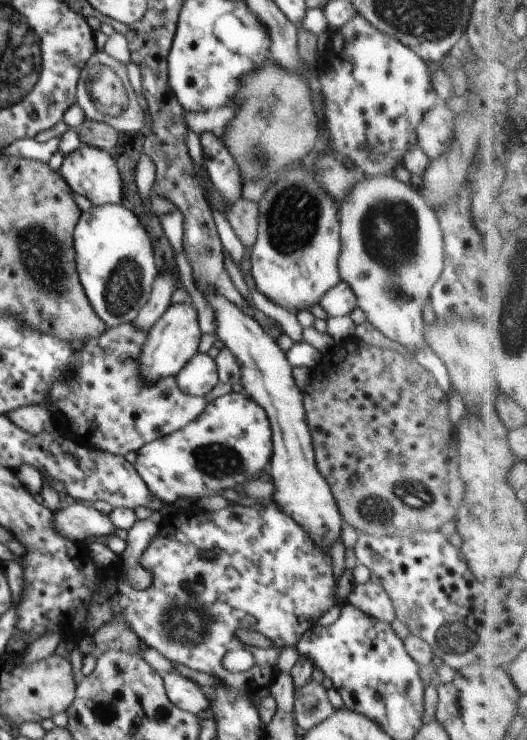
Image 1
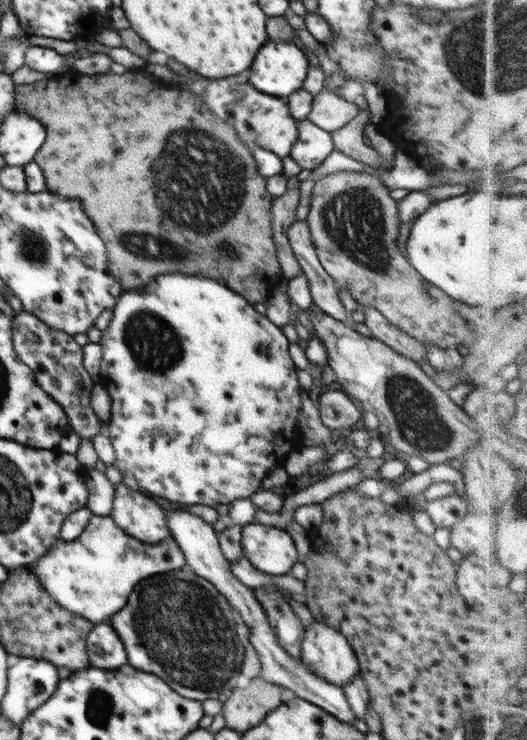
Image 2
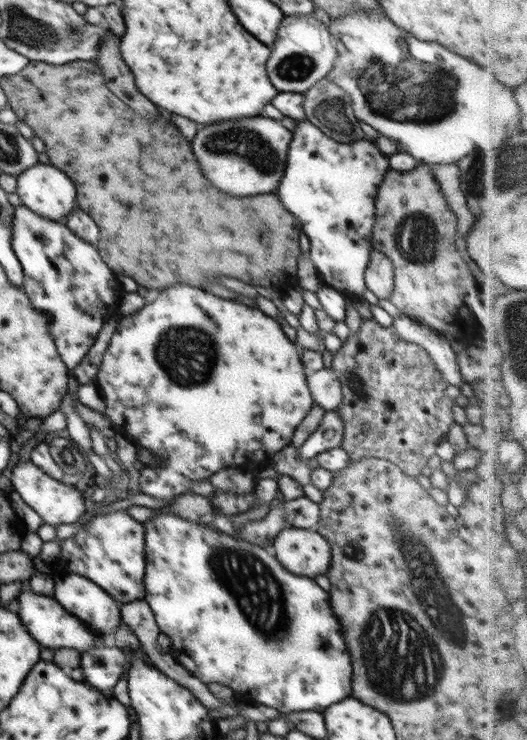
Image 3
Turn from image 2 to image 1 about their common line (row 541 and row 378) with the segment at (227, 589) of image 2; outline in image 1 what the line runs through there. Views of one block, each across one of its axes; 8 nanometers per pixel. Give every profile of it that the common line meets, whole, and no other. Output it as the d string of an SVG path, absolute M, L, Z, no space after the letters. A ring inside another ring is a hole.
M196 353L176 375L179 388L195 397L204 397L218 382L216 361L208 353Z

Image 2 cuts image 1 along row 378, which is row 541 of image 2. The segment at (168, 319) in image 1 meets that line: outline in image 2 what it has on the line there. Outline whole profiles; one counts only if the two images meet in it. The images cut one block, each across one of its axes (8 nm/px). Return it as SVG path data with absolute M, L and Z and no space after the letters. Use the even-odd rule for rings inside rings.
M123 482L115 486L109 515L124 532L143 543L155 545L172 537L166 512L150 496L132 490Z

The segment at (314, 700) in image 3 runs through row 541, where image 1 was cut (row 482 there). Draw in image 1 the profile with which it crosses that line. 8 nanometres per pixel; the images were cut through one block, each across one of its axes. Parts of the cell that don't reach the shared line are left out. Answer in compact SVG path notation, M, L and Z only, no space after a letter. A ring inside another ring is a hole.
M232 391L209 402L204 412L184 428L142 446L133 465L160 502L174 505L178 498L193 498L197 504L202 497L220 496L225 489L233 489L239 484L244 486L250 478L268 470L272 452L271 424L266 411L246 394Z

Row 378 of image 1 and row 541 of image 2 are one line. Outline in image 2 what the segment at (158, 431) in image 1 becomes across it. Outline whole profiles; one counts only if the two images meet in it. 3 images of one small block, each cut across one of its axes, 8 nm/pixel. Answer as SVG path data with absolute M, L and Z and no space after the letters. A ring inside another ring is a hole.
M93 514L76 540L56 542L44 553L44 556L37 558L28 567L58 605L96 625L122 610L126 606L128 597L134 591L134 587L141 580L156 574L187 568L187 562L173 537L168 537L155 545L146 544L124 532L110 515Z

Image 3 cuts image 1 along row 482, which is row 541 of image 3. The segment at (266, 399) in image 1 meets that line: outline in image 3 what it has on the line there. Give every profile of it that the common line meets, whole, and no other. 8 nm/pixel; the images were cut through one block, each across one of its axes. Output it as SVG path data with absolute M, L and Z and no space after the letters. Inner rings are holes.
M289 526L278 533L271 552L292 574L312 579L331 566L331 546L318 531Z

